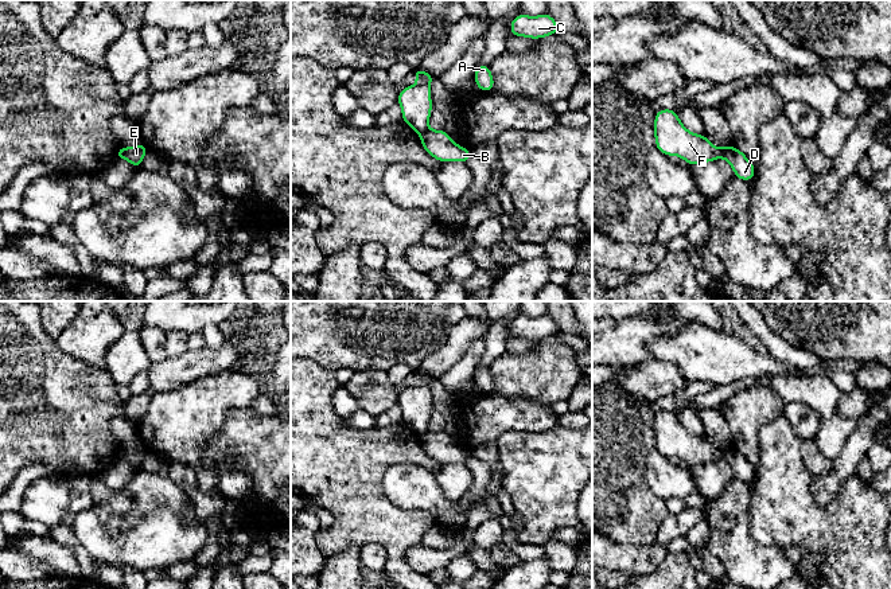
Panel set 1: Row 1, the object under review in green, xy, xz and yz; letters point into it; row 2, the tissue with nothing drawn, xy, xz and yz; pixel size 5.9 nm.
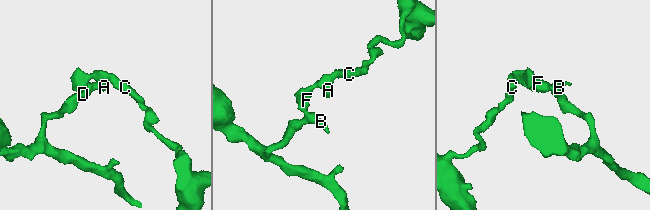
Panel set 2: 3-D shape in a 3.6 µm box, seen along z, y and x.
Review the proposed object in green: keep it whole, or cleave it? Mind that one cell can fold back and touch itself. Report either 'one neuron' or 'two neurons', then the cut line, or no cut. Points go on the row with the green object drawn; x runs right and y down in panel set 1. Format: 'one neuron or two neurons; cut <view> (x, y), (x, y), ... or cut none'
two neurons; cut yz (724, 148), (722, 156)

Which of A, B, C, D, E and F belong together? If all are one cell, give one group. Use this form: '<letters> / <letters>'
A C F / B D E

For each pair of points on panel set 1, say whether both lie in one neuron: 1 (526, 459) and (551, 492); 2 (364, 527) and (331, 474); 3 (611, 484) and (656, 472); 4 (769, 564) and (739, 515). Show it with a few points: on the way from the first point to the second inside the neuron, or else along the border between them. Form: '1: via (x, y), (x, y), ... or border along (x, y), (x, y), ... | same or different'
1: via (535, 467), (544, 476), (544, 484) | same
2: via (362, 514), (354, 496), (345, 487) | same
3: border along (654, 447), (646, 459), (645, 480), (664, 500) | different
4: via (757, 554), (739, 537), (739, 527) | same

